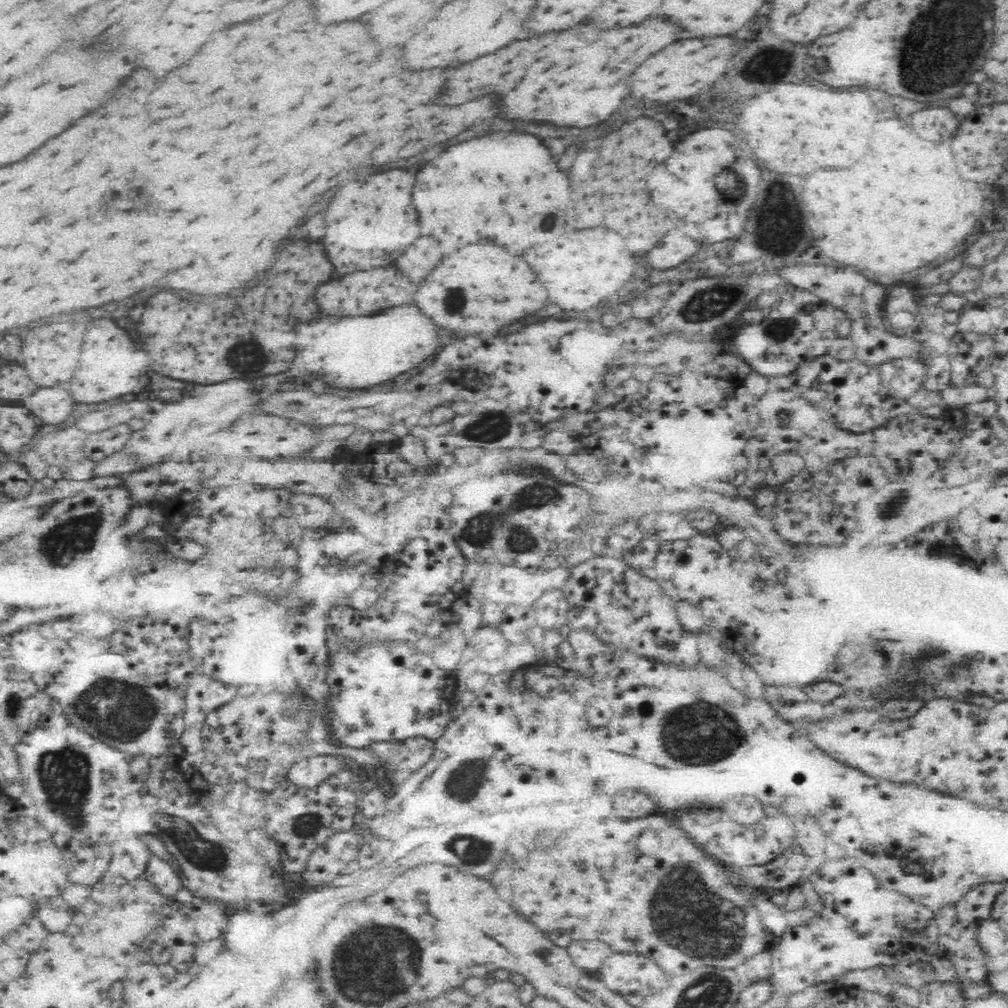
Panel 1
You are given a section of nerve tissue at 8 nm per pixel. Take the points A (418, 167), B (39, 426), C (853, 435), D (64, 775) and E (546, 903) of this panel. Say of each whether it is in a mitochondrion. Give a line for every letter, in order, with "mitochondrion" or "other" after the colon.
A: other
B: other
C: other
D: mitochondrion
E: other

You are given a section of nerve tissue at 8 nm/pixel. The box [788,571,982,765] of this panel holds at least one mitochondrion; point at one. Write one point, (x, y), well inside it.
(955, 673)

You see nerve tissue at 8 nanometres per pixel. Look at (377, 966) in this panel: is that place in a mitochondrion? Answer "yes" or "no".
yes

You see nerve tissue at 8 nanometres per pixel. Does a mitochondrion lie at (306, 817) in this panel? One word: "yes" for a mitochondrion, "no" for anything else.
yes

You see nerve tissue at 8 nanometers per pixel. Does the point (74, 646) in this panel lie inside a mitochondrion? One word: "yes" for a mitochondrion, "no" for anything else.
no

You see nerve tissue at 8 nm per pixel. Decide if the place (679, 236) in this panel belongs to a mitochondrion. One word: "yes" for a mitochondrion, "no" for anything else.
no

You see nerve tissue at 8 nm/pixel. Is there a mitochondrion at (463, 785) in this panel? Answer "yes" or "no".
yes

